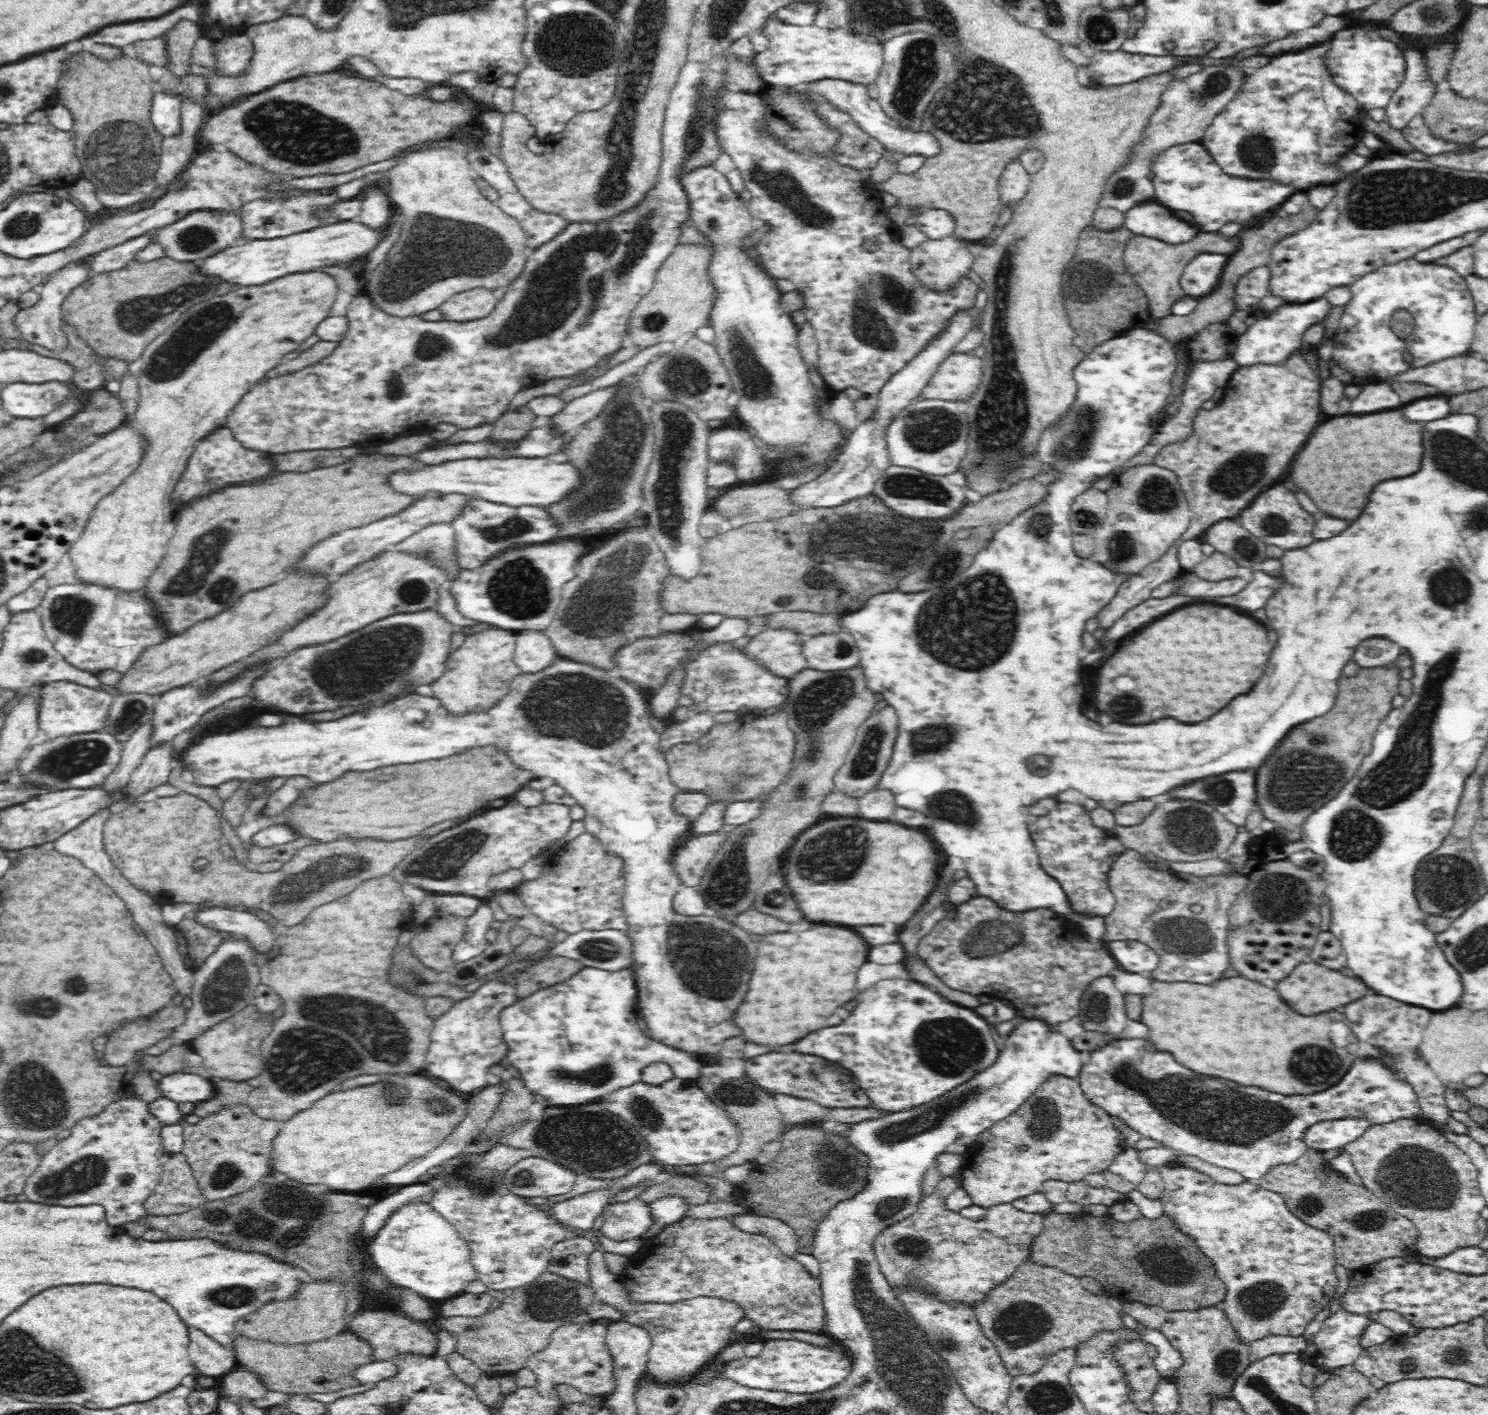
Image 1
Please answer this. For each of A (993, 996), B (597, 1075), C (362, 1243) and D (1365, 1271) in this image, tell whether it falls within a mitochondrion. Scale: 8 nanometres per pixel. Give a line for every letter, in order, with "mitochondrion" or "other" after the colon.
A: other
B: mitochondrion
C: other
D: other

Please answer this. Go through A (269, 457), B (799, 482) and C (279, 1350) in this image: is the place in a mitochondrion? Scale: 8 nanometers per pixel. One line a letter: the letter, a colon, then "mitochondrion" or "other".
A: other
B: other
C: other

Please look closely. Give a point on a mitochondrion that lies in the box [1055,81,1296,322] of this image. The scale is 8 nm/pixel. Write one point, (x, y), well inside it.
(1257, 152)

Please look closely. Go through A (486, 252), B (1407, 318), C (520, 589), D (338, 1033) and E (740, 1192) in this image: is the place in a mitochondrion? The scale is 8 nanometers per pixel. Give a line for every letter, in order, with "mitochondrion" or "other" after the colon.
A: mitochondrion
B: mitochondrion
C: mitochondrion
D: mitochondrion
E: other

